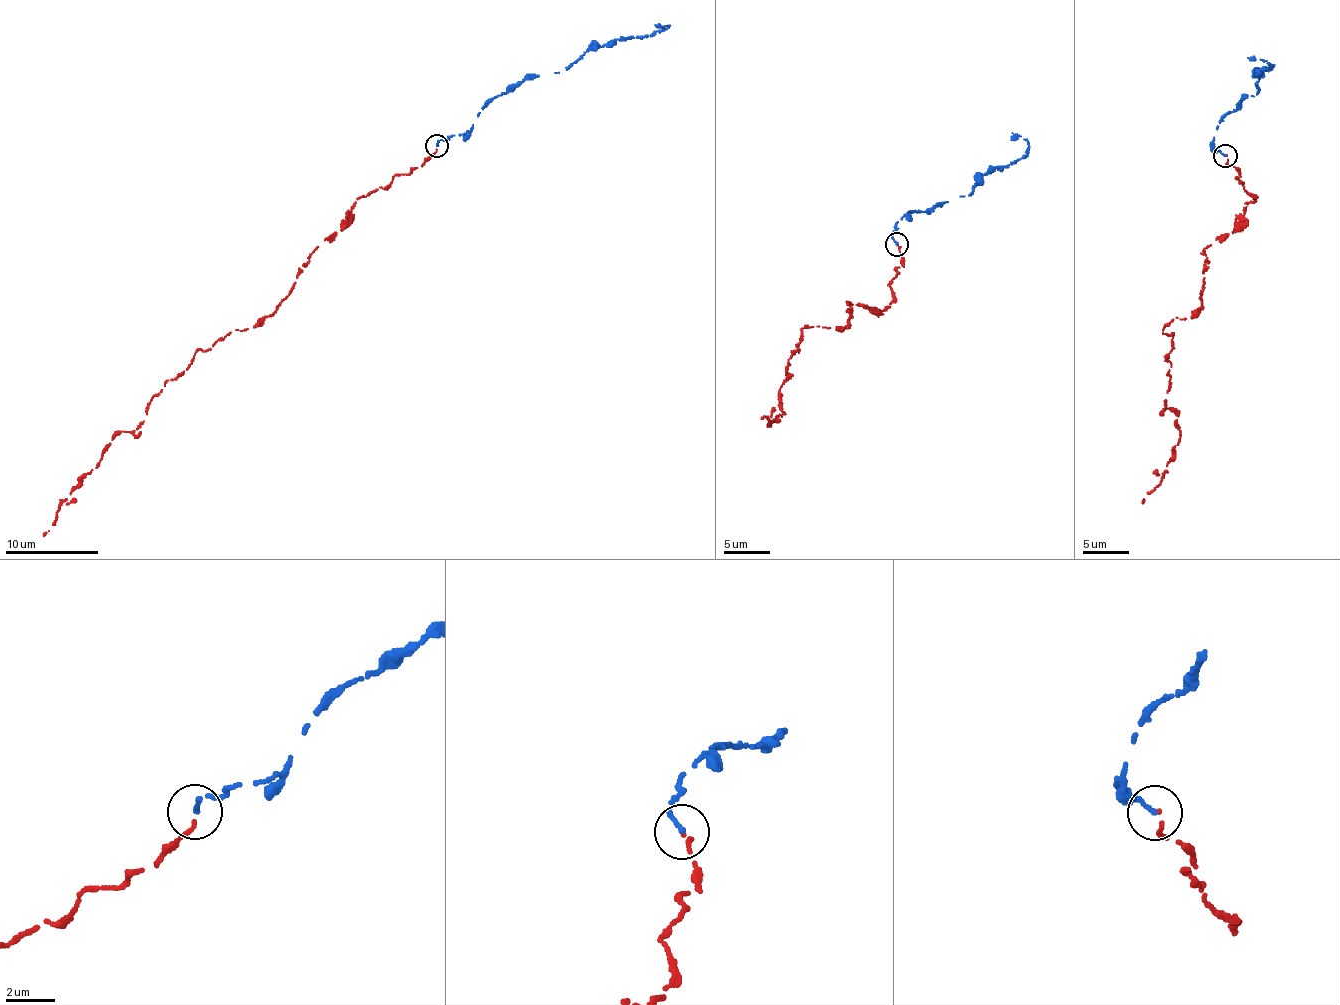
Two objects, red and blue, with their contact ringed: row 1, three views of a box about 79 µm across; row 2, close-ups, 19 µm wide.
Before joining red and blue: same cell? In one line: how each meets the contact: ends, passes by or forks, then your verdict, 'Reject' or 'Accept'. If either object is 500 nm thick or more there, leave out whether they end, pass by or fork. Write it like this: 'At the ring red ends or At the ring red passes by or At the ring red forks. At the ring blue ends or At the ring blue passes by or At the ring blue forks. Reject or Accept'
At the ring red ends. At the ring blue ends. Accept

